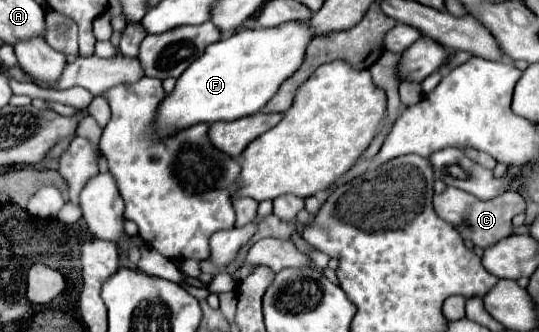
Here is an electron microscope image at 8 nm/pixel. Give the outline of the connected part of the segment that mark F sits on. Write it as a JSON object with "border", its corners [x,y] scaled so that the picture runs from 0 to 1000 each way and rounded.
{"border":[[[529,66],[514,84],[443,90],[399,133],[365,175],[328,241],[325,271],[306,289],[291,331],[291,398],[314,410],[336,386],[406,361],[440,361],[481,337],[518,271],[518,259],[562,193],[581,90],[573,66]]]}

